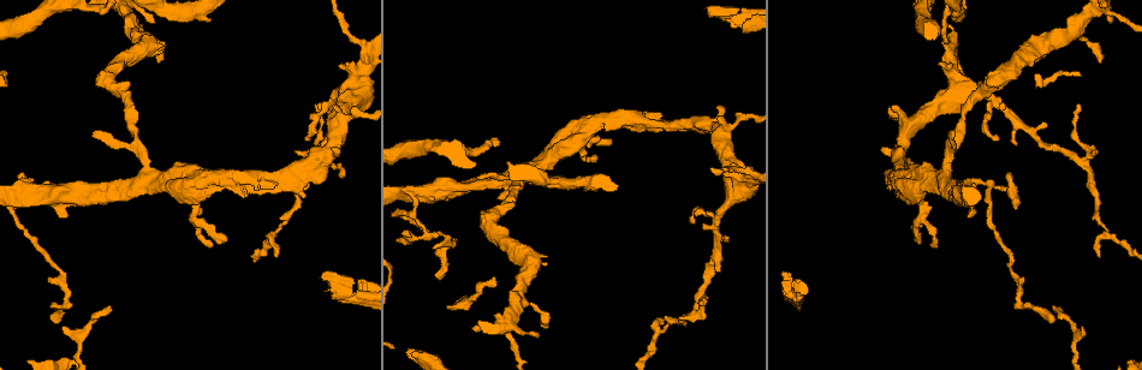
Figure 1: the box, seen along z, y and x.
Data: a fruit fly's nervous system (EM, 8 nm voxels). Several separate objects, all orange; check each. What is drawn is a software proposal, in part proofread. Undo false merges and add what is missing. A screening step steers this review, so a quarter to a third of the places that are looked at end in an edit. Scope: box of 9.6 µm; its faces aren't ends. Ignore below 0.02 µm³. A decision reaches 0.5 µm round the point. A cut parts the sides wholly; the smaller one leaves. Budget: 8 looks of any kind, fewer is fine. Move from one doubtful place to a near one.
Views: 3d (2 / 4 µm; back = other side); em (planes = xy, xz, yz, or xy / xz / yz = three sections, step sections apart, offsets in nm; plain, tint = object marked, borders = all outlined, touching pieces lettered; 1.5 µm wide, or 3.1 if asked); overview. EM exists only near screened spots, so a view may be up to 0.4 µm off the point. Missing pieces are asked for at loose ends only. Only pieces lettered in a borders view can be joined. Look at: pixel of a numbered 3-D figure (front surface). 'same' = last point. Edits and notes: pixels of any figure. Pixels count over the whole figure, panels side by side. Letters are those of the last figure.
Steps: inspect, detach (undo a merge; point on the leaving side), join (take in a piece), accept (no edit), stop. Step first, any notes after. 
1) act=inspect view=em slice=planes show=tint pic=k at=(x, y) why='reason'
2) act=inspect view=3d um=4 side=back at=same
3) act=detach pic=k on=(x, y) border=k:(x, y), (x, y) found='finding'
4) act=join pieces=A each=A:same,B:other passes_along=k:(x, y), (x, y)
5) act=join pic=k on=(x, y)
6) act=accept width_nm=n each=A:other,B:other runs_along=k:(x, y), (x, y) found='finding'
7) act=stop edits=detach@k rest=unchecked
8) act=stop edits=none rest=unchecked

act=inspect view=em slice=xy step=4 show=borders pic=1 at=(315, 106) why='an open end'

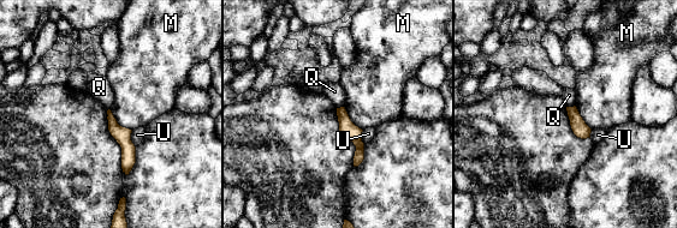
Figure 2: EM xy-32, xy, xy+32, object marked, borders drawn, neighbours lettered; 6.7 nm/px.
act=inspect view=em slice=planes show=borders at=same

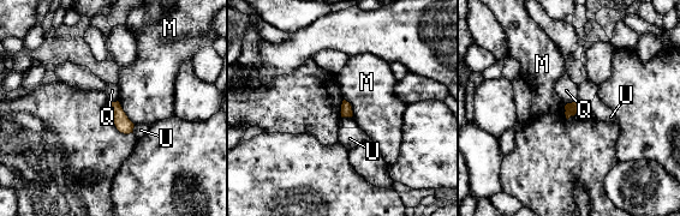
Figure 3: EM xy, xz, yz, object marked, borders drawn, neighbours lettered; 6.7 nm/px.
act=accept longest_contact=M:200nm each=M:other,Q:other,U:other border=3:(576, 101), (566, 104) found='none of them fits'

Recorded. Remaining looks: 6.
act=inspect view=3d um=4 pic=1 at=(276, 256) why='thin end'

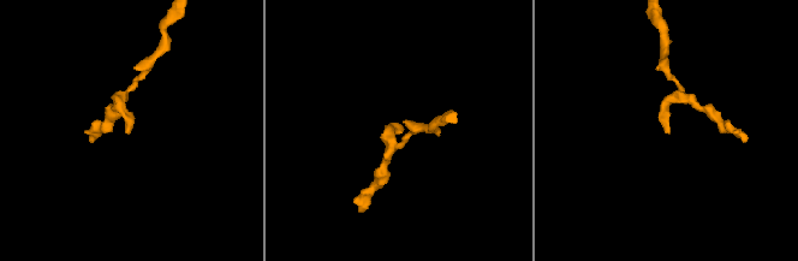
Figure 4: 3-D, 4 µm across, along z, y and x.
act=inspect view=em slice=planes show=tint pic=4 at=(668, 134)

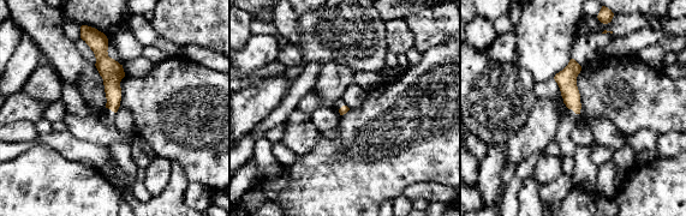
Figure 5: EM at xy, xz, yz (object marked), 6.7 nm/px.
act=inspect view=em slice=planes show=borders at=same why='see the neighbours'

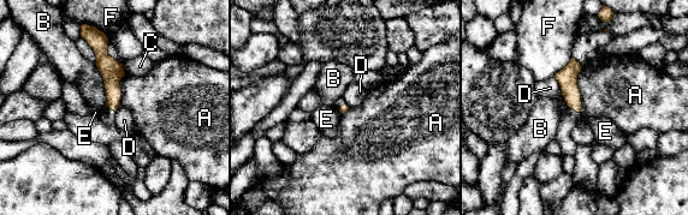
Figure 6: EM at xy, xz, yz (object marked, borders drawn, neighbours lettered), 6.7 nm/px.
act=accept each=A:other,B:other,C:other,D:other,E:other,F:other runs_along=6:(101, 40), (114, 107) found='none of them fits'

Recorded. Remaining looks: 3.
act=inspect view=3d um=4 pic=1 at=(110, 305) why='tapers out'

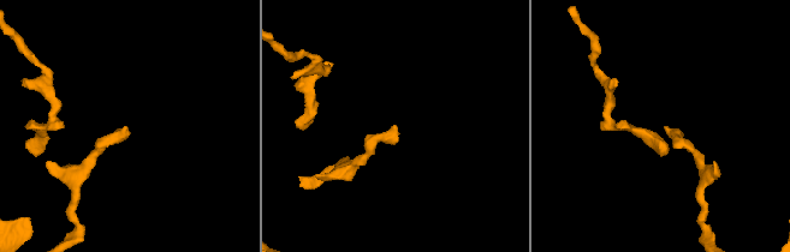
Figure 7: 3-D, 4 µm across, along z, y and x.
act=inspect view=em slice=planes show=borders pic=7 at=(128, 127)

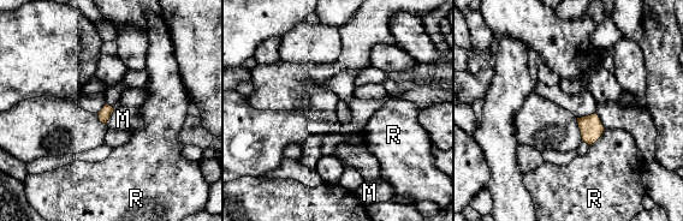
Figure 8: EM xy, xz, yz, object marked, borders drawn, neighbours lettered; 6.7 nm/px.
act=accept each=M:other,R:other border=8:(114, 111), (106, 124) found='no lettered piece goes on from it'

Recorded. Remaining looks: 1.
act=stop edits=none rest=unchecked

